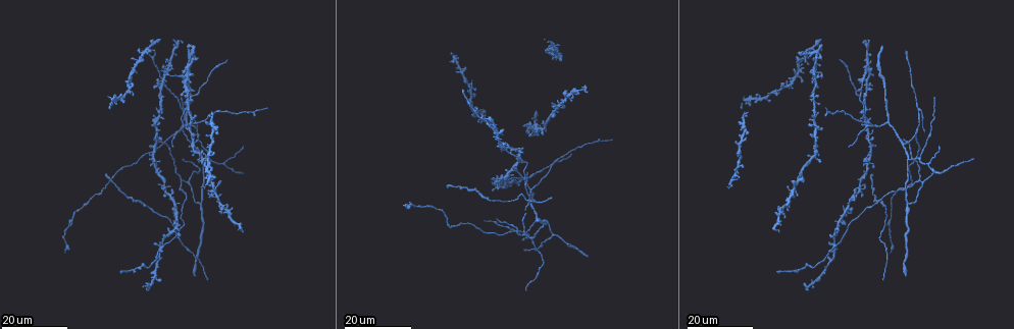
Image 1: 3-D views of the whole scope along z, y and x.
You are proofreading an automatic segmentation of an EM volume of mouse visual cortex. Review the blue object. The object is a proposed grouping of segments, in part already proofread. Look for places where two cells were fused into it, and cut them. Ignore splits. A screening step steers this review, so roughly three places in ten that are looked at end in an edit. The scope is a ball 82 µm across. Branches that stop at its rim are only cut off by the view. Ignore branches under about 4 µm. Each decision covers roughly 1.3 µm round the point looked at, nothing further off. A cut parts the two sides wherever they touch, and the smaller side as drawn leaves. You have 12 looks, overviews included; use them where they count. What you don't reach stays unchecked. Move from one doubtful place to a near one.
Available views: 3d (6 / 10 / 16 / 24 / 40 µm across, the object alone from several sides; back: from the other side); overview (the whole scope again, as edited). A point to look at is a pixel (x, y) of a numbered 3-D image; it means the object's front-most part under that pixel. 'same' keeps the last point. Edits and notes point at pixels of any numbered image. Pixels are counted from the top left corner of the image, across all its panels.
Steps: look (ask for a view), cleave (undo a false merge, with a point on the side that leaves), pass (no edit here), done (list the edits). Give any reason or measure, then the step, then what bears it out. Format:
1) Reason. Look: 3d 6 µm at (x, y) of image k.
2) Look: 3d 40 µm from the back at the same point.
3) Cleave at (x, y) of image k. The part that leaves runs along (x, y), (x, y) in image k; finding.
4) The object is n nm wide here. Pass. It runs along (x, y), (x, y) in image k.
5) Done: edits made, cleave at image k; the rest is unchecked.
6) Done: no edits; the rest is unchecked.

Three arms meet. Look: 3d 24 µm at (553, 234) of image 1.

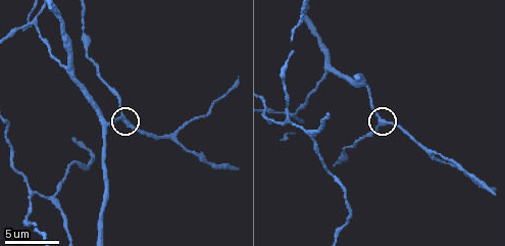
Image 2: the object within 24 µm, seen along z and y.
Look: 3d 10 µm at (125, 118) of image 2.

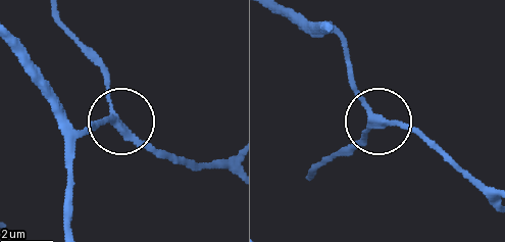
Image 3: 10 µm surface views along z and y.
3 arms meet here. Pass. It runs along (13, 46), (40, 93), (73, 126), (119, 122), (163, 156) in image 3; one cell here.

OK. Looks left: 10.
Arms part here. Look: 3d 16 µm at (175, 137) of image 2.

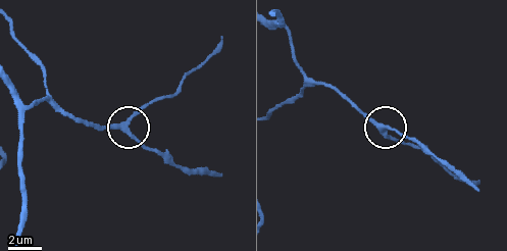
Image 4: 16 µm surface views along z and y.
Pass. It runs along (19, 98), (52, 102), (89, 122), (125, 127), (157, 154) in image 4; all the same cell.

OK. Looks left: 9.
Look: 3d 6 µm at (286, 120) of image 2.

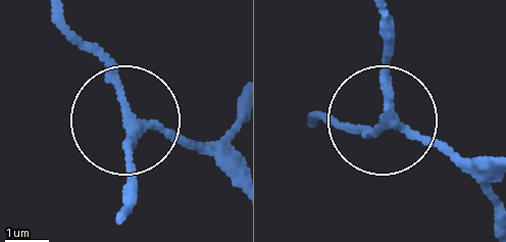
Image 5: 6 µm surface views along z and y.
Look: 3d 6 µm from the back at (386, 124) of image 5.

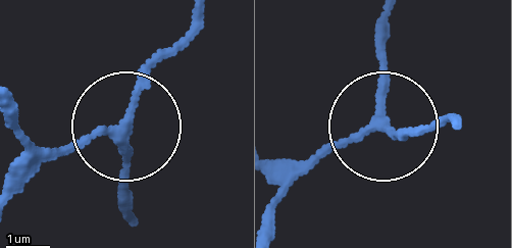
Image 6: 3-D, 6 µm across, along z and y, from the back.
The object is 190 nm wide here. Pass. It runs along (19, 195), (63, 154), (125, 129), (129, 224) in image 6; all the same cell.

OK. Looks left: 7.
Three-way junction. Look: 3d 16 µm at (862, 96) of image 1.

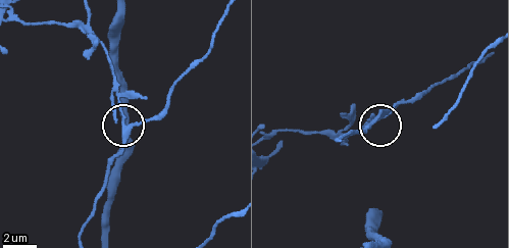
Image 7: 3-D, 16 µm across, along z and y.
Look: 3d 6 µm at (124, 125) of image 7.

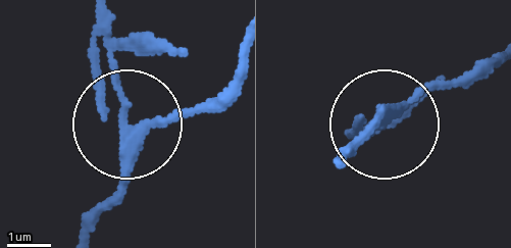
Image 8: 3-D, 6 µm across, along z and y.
Look: 3d 6 µm from the back at (133, 127) of image 8.

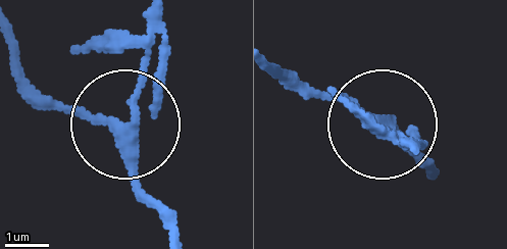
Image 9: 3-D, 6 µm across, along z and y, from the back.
The object is 250 nm wide here. Cleave at (143, 58) of image 9. The part that leaves runs along (135, 117), (146, 22) in image 9; two cells meet here.

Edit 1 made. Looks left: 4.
Branch point. Look: 3d 24 µm at (181, 108) of image 1.

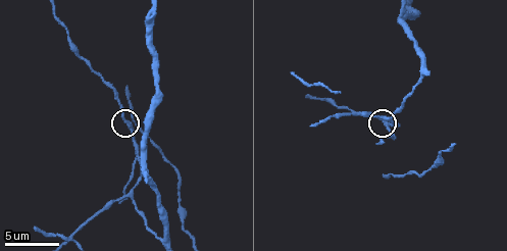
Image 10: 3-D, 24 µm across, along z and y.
Look: 3d 6 µm at (387, 128) of image 10.

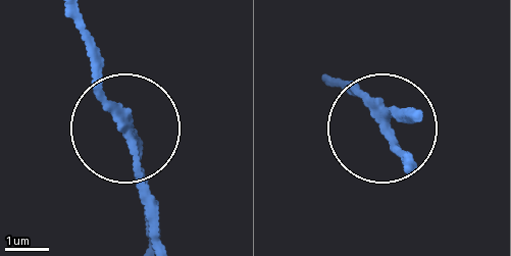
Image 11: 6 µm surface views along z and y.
The object is 210 nm wide here. Cleave at (394, 148) of image 11. A second cell is stuck on.

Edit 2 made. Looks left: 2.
Done: edits made, cleave at image 9, cleave at image 11; the rest is unchecked.

